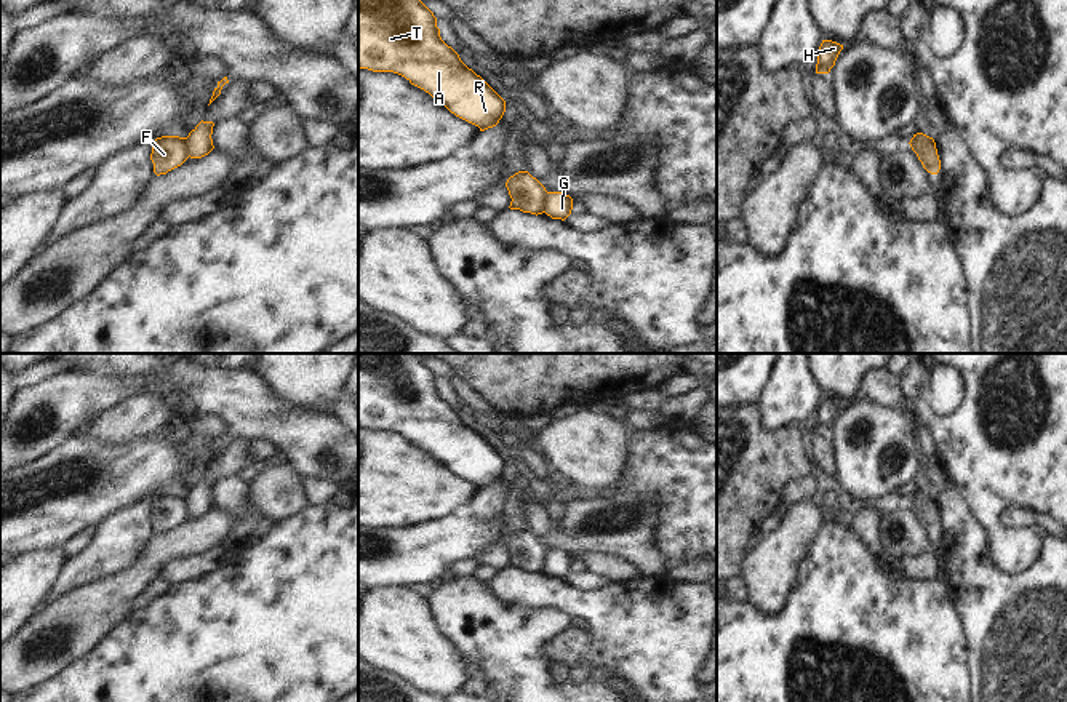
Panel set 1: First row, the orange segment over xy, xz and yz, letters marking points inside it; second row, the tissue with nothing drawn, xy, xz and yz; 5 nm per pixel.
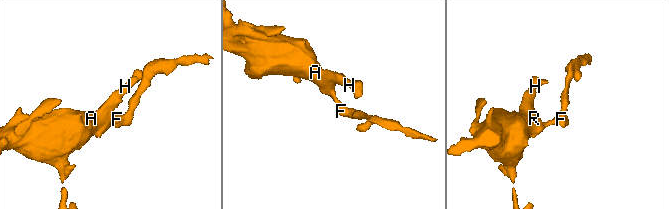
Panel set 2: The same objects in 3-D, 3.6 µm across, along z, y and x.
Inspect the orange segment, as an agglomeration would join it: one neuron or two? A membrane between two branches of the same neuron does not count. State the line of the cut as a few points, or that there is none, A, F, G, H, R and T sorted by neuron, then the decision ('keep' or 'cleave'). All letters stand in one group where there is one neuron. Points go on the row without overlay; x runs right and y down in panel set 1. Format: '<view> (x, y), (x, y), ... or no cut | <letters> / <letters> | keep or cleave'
xz (547, 550), (543, 570) | A F H R T / G | cleave

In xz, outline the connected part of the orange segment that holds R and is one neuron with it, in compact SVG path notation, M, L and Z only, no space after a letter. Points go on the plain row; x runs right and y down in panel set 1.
M358 353L358 425L405 435L480 489L496 485L506 470L506 459L442 398L437 376L416 353Z

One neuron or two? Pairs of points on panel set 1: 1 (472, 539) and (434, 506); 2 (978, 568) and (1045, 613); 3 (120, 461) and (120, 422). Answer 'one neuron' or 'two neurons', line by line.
1: two neurons
2: one neuron
3: two neurons

